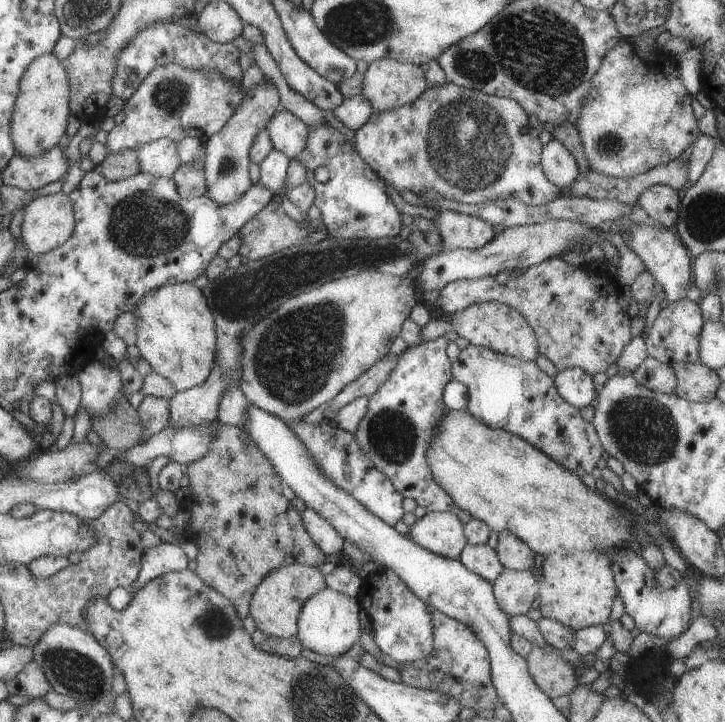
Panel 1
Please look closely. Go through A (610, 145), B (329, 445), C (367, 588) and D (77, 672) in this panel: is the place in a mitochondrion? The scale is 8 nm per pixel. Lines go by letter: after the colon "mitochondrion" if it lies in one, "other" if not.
A: mitochondrion
B: other
C: other
D: mitochondrion

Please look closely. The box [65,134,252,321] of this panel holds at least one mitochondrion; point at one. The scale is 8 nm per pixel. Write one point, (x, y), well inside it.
(146, 224)

